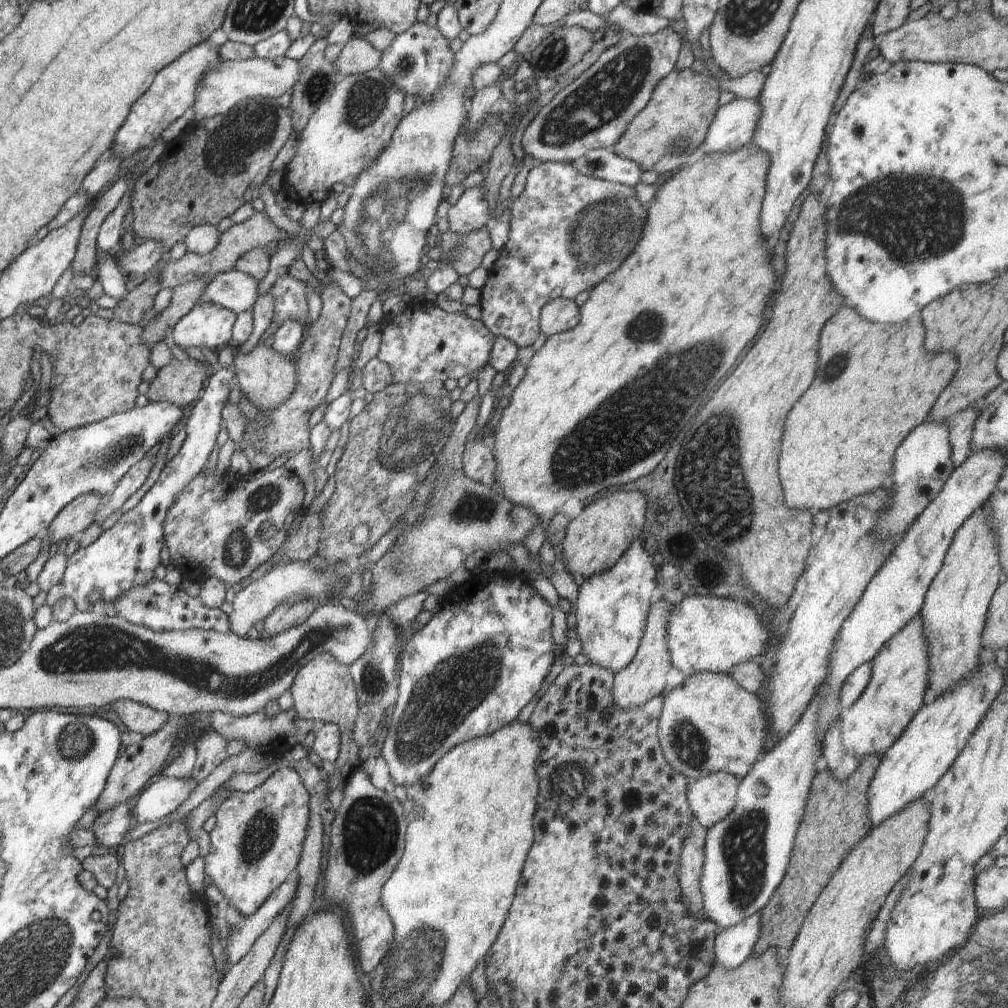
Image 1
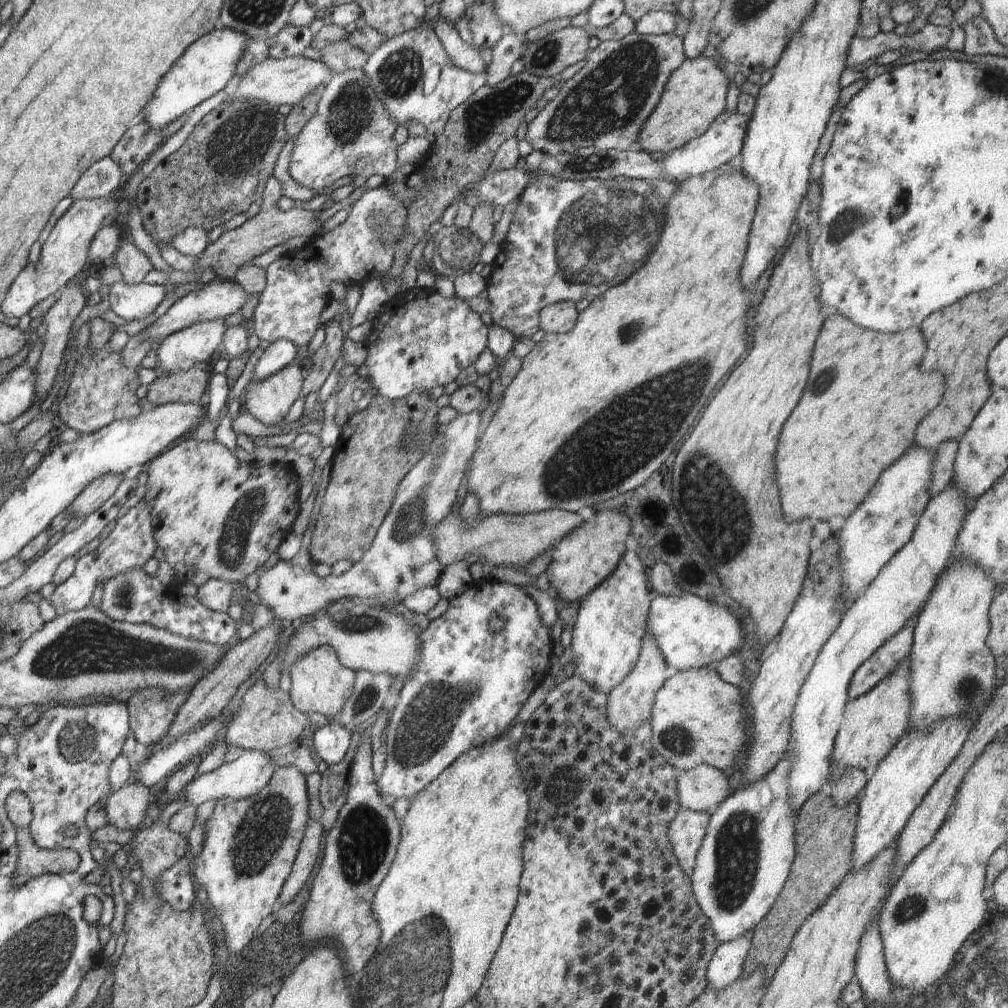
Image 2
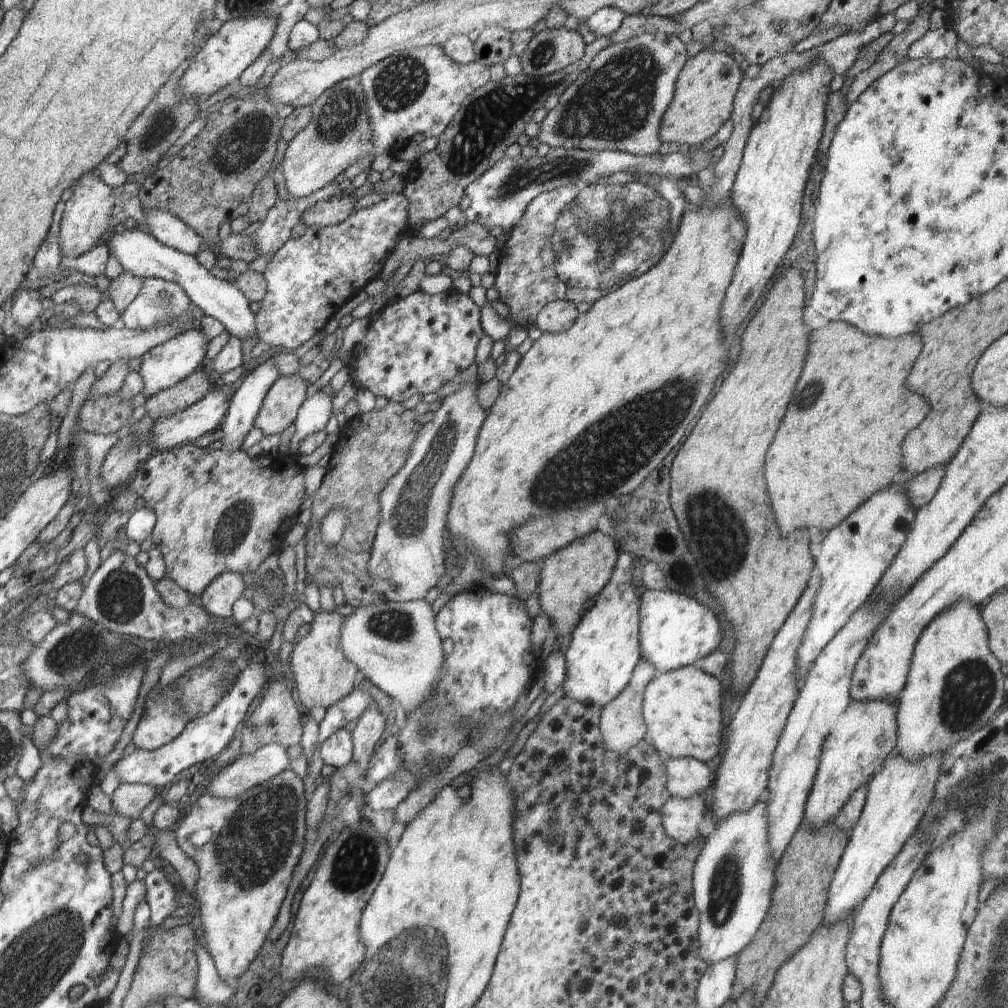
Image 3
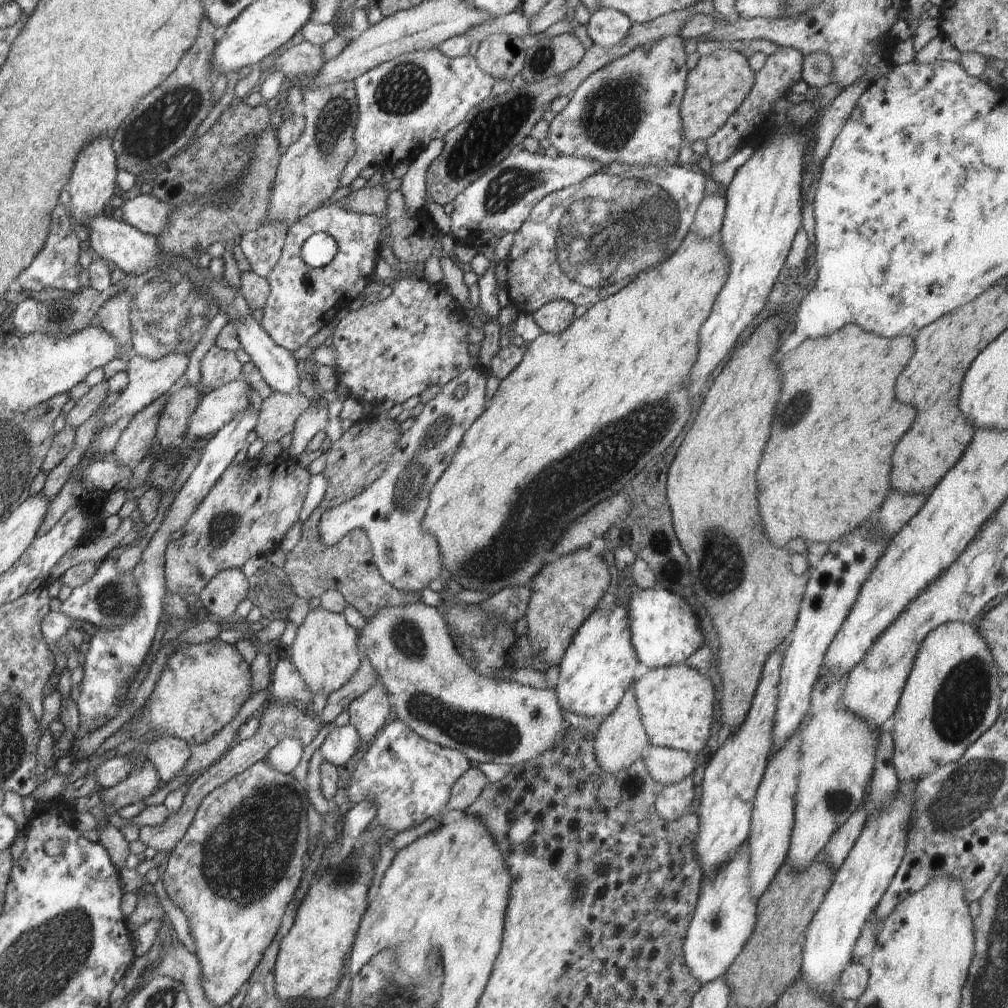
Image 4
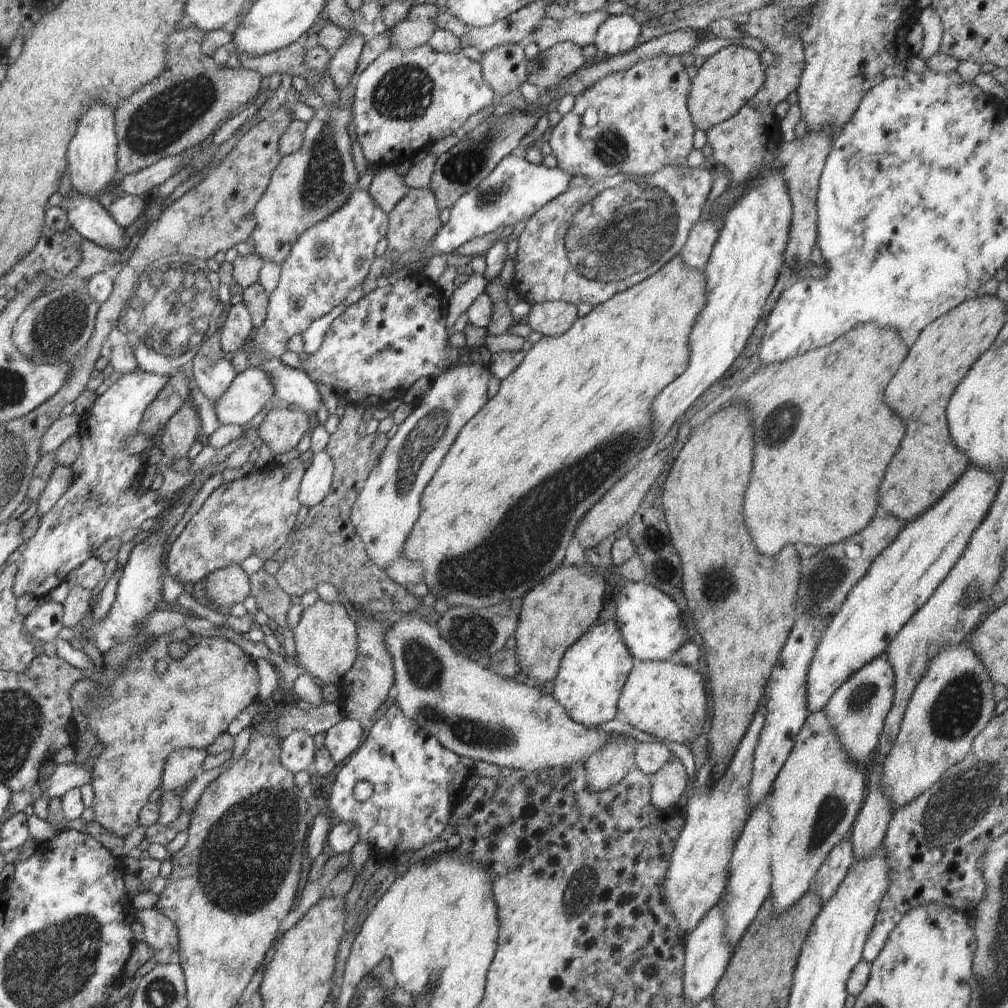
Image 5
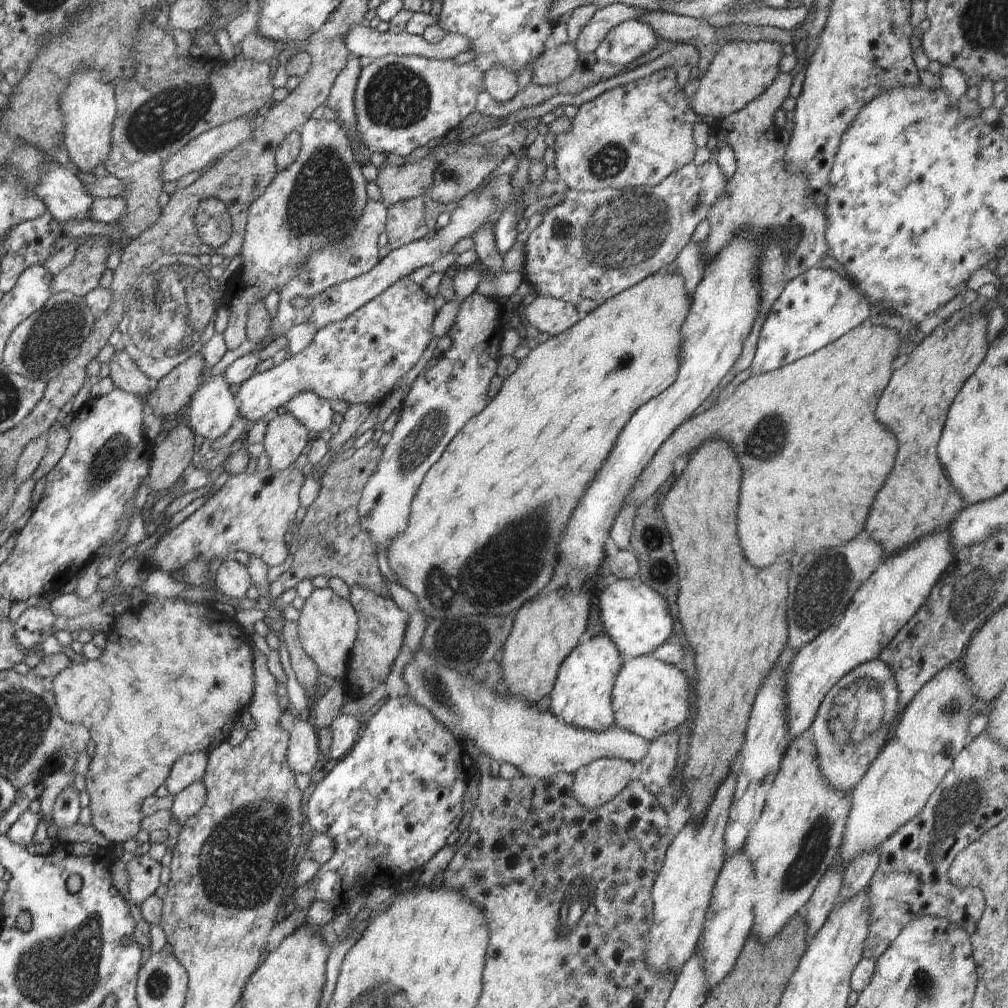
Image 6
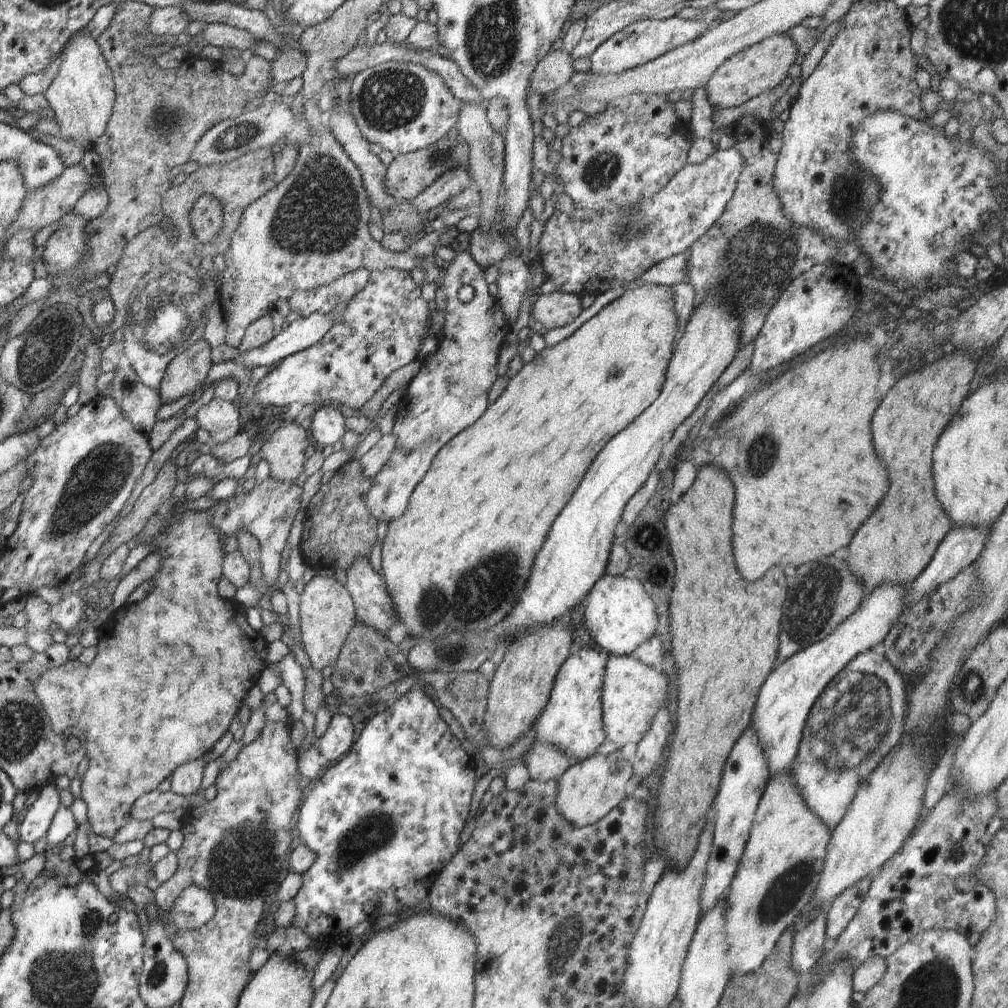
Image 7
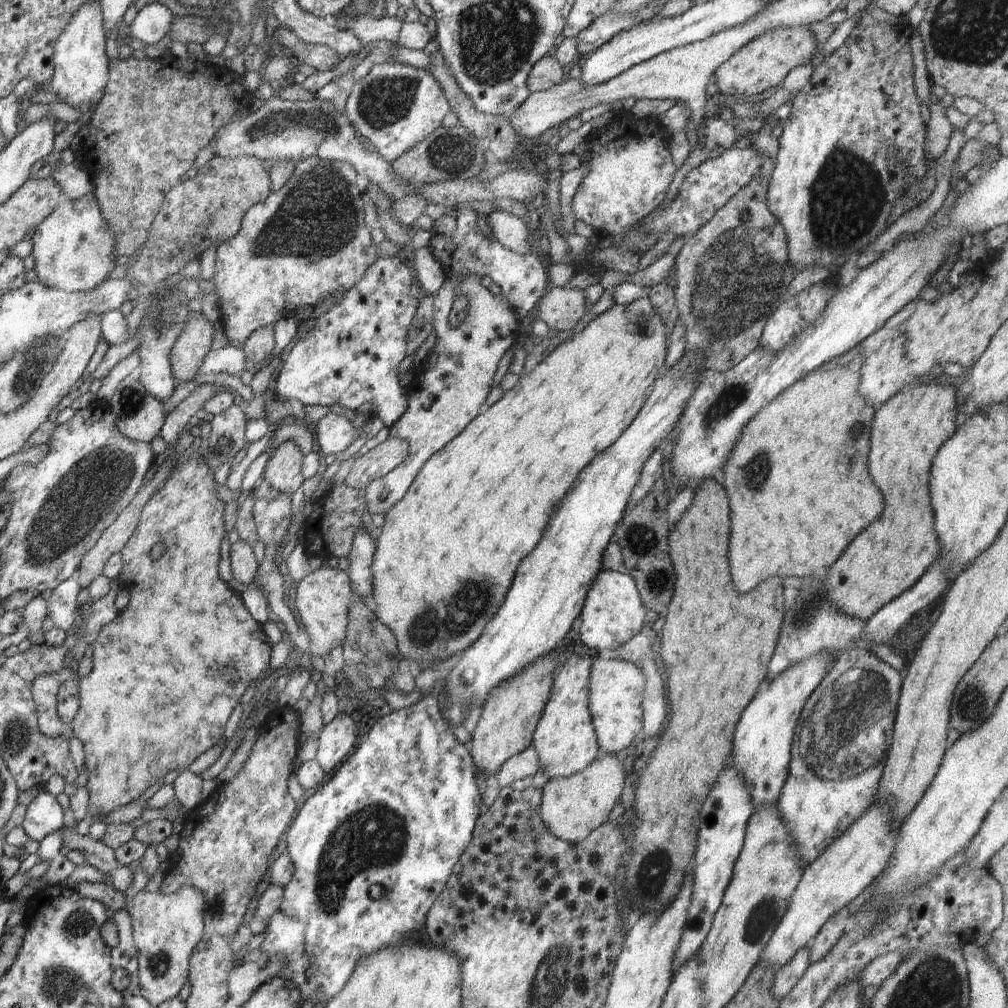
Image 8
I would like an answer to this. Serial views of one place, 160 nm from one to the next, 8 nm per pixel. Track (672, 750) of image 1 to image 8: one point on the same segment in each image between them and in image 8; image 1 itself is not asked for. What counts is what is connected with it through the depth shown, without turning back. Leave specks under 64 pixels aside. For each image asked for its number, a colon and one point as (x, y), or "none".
2: (697, 718)
3: (681, 708)
4: (675, 703)
5: (668, 701)
6: (649, 698)
7: (633, 692)
8: (616, 688)

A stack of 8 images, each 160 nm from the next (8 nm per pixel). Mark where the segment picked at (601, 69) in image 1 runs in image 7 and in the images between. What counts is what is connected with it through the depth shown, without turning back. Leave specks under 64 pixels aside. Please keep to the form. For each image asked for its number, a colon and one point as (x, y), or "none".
2: (604, 105)
3: (616, 104)
4: (627, 112)
5: (644, 124)
6: (634, 135)
7: (625, 154)

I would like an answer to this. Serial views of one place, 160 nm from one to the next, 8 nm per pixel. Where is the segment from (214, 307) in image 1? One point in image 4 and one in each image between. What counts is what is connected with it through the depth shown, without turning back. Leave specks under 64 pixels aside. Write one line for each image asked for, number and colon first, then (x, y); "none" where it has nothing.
2: (200, 341)
3: (167, 364)
4: (148, 380)

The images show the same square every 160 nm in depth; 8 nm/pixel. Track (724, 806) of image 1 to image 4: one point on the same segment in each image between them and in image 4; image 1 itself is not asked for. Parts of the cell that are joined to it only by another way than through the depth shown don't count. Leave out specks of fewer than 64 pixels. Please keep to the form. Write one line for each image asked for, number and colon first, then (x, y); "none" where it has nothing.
2: (701, 789)
3: (686, 777)
4: (666, 766)

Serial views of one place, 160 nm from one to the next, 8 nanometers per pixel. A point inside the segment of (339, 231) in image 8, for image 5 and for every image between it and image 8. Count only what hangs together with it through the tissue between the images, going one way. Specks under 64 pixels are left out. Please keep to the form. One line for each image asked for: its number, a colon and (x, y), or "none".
5: (308, 185)
6: (318, 199)
7: (312, 228)

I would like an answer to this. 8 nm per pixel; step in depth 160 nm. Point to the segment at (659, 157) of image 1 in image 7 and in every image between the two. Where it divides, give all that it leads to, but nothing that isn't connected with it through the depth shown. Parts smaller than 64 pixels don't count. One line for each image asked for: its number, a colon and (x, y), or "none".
2: (695, 95)
3: (705, 89)
4: (718, 84)
5: (726, 81)
6: (739, 72)
7: (760, 67)

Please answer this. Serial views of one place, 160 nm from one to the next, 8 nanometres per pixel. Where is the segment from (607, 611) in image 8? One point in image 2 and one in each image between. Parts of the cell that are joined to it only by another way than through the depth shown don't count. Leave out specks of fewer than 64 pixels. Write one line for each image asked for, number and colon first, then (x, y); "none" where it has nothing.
2: (691, 632)
3: (675, 631)
4: (665, 631)
5: (649, 621)
6: (635, 618)
7: (620, 615)

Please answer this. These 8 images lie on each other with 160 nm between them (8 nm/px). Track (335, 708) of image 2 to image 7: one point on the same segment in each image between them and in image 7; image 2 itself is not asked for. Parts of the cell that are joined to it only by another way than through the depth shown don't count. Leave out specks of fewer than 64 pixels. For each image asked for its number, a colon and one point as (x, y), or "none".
3: (322, 675)
4: (325, 653)
5: (325, 638)
6: (327, 627)
7: (327, 615)

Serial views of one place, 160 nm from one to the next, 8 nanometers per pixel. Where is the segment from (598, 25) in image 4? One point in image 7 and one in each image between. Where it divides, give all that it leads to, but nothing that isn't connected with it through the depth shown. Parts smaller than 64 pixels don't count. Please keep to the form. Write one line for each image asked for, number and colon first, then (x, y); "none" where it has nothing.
5: (618, 34)
6: (631, 39)
7: (642, 41)

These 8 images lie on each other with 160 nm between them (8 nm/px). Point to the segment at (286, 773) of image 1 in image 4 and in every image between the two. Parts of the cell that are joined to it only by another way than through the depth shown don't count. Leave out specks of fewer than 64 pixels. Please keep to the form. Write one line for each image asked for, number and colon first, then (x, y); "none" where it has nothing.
2: (250, 845)
3: (245, 868)
4: (236, 869)

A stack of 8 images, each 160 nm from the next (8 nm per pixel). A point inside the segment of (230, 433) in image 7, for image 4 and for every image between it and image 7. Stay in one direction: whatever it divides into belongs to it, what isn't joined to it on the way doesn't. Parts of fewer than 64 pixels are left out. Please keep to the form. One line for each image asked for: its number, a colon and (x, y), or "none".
4: (218, 367)
5: (213, 373)
6: (213, 410)

